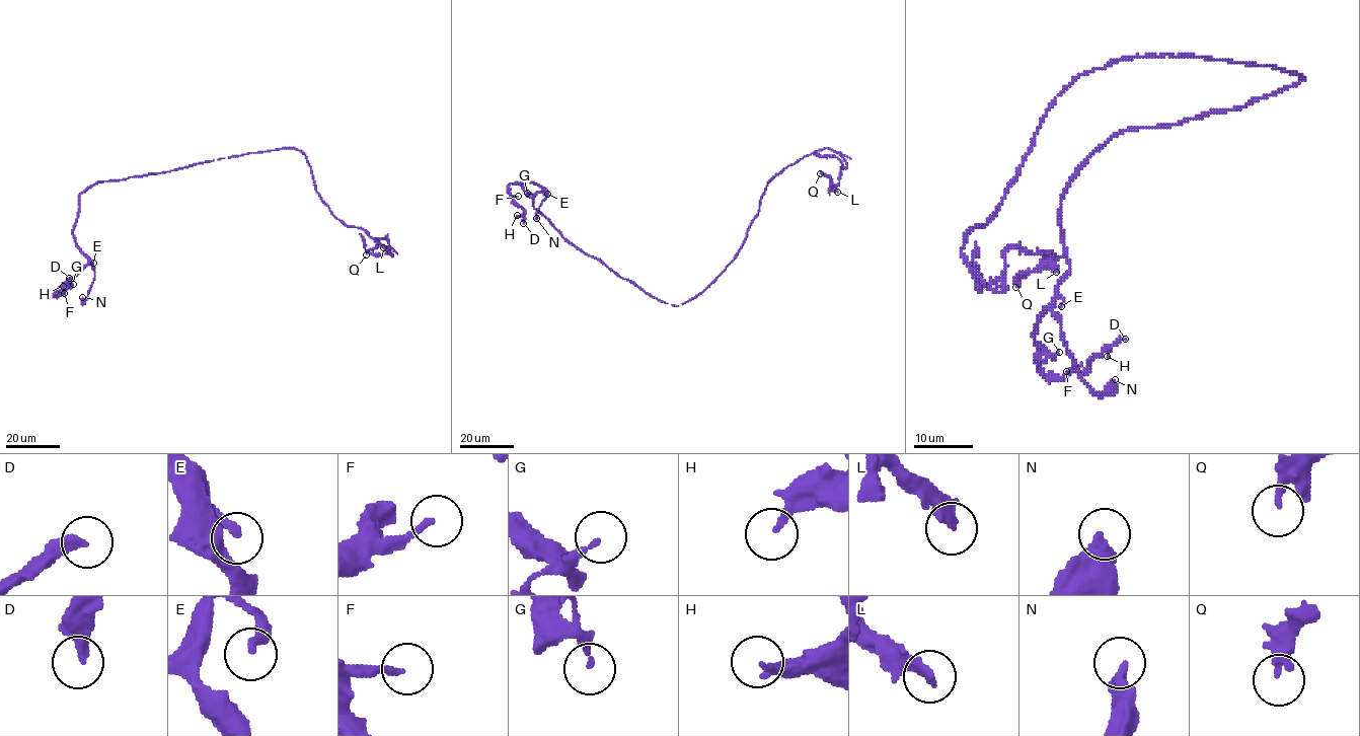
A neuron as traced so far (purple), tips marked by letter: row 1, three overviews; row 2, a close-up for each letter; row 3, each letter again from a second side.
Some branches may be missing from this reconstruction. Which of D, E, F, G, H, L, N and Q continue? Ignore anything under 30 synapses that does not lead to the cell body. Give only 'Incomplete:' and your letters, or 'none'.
Incomplete: none

